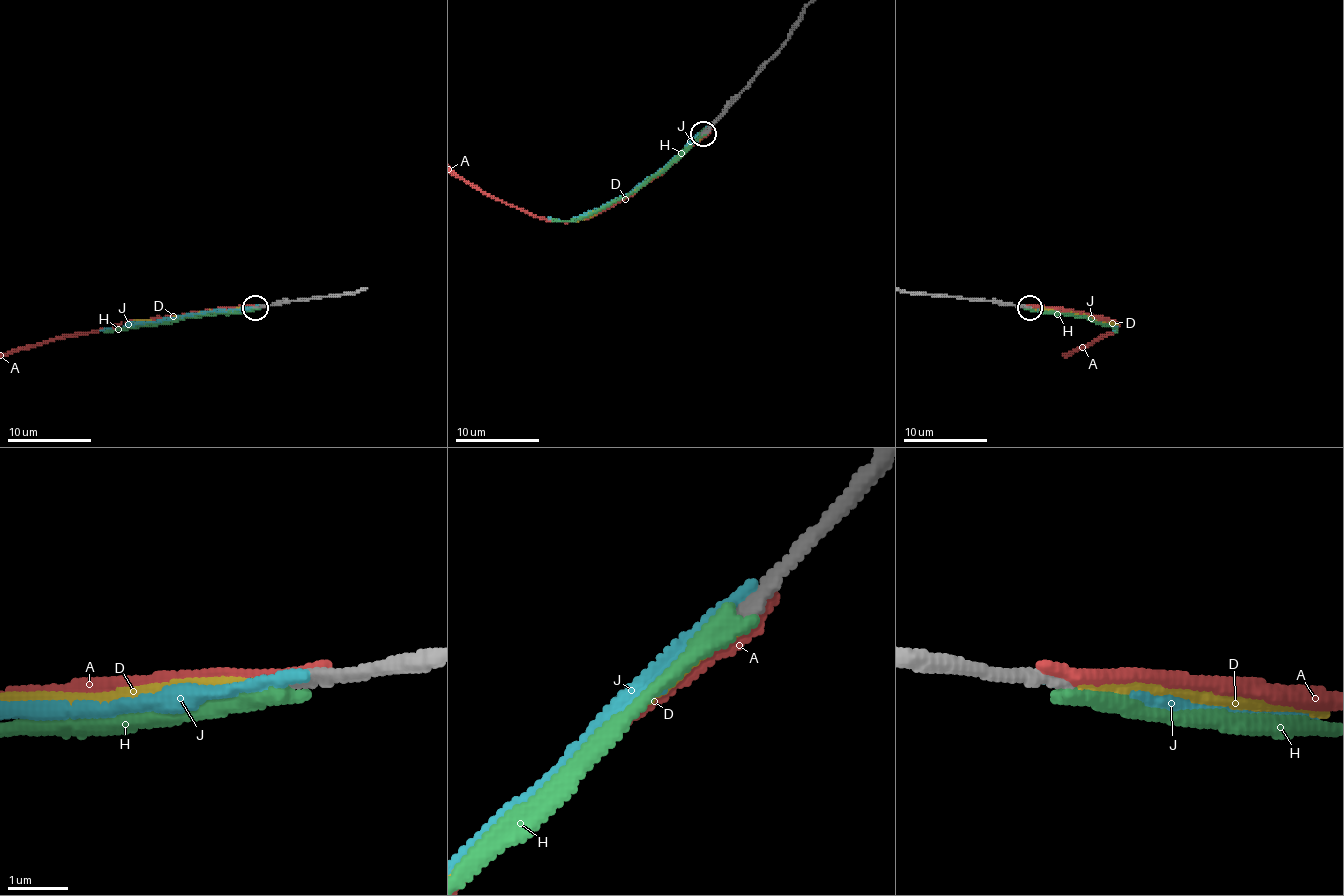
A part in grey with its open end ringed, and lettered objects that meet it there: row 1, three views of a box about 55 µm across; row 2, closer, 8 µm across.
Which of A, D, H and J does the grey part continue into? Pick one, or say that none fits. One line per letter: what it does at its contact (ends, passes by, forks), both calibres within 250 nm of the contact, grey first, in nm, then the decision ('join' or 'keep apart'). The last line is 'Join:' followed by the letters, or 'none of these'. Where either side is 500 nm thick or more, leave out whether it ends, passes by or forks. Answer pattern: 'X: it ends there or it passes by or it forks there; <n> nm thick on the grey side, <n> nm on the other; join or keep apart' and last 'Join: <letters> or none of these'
A: it ends there; 240 nm thick on the grey side, 340 nm on the other; keep apart
D: it ends there; 200 nm thick on the grey side, 200 nm on the other; join
H: it ends there; 220 nm thick on the grey side, 380 nm on the other; keep apart
J: it ends there; 240 nm thick on the grey side, 240 nm on the other; keep apart
Join: D

